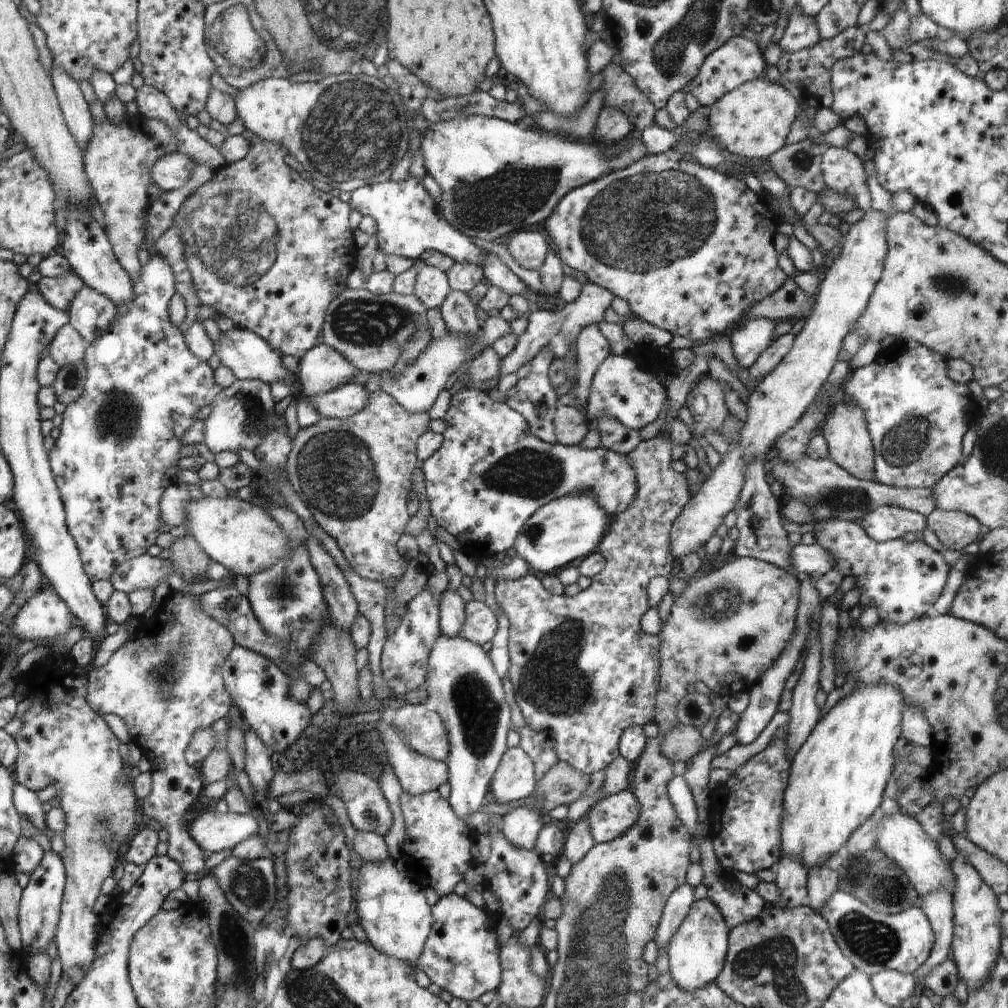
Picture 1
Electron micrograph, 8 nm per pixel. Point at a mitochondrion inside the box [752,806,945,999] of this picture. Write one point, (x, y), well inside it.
(873, 941)

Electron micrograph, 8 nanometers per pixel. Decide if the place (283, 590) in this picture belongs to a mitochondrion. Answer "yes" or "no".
yes

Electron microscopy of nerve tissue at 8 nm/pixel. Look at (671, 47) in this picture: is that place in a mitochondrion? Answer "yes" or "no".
yes

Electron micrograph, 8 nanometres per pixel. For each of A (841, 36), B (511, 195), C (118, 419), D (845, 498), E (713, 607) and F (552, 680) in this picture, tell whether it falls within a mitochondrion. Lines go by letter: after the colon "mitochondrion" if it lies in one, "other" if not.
A: other
B: mitochondrion
C: mitochondrion
D: mitochondrion
E: mitochondrion
F: mitochondrion

